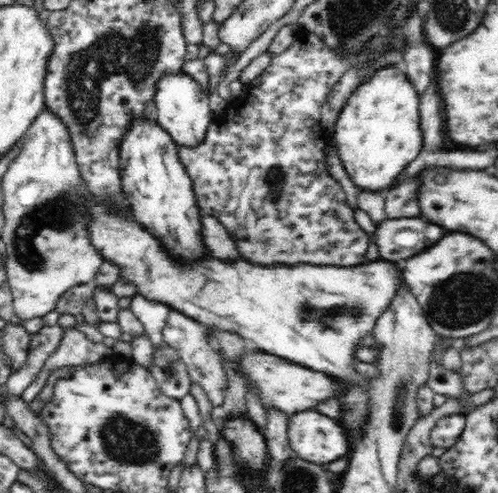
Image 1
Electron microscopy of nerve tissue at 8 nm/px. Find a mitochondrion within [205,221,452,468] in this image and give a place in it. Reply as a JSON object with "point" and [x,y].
{"point":[352,311]}

